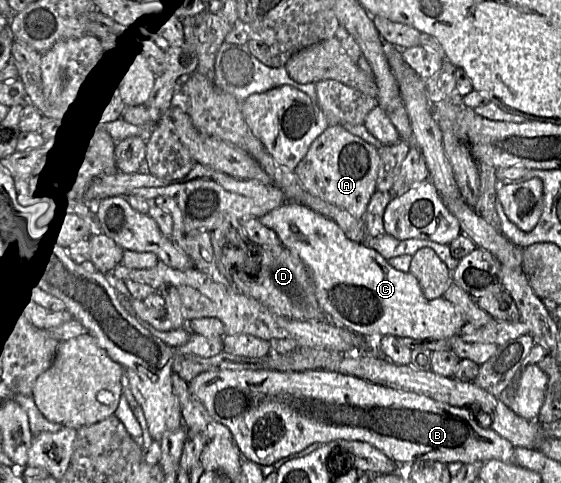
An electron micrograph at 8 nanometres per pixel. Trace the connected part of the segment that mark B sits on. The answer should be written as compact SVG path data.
M217 370L199 374L188 383L192 394L209 414L232 433L243 460L260 466L274 465L291 454L314 443L333 440L357 440L371 444L399 466L415 461L438 461L444 464L470 464L496 459L512 462L515 446L491 428L484 428L479 419L486 420L478 405L455 407L414 392L368 382L358 377L327 370Z

